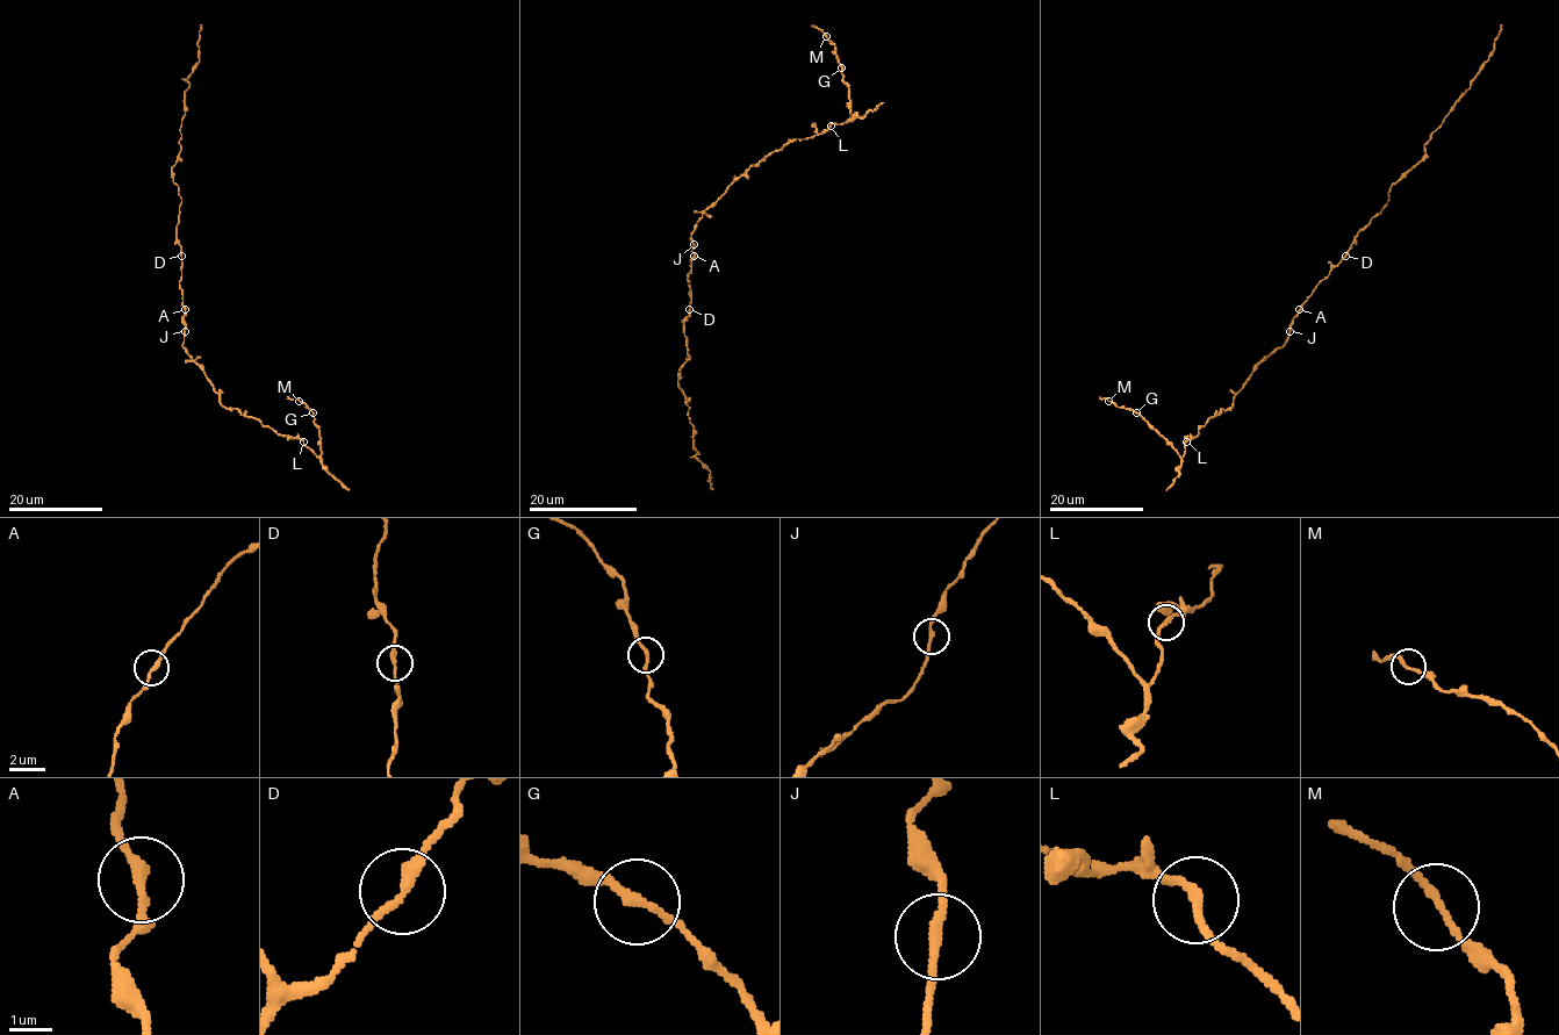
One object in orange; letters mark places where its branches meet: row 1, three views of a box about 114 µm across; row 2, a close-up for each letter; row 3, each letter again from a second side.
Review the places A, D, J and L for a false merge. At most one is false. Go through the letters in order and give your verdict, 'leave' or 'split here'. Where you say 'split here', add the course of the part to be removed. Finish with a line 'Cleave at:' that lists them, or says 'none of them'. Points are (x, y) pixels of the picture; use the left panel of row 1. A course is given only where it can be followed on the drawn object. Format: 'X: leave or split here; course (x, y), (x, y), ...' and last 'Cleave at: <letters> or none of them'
A: leave
D: leave
J: leave
L: leave
Cleave at: none of them

